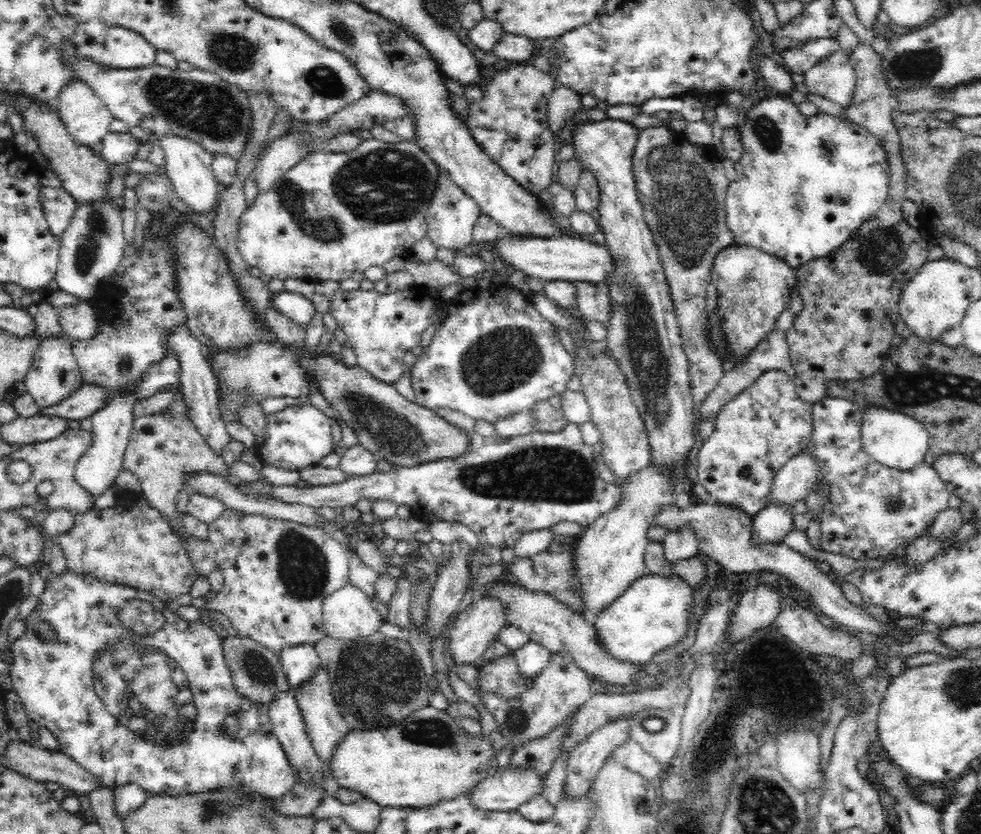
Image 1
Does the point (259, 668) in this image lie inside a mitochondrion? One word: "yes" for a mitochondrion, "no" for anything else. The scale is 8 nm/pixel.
yes

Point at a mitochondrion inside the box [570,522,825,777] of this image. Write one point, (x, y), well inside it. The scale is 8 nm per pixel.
(652, 724)

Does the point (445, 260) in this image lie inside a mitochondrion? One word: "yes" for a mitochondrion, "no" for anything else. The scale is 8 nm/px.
no

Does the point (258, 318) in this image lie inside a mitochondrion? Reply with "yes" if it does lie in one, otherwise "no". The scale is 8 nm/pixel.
no

